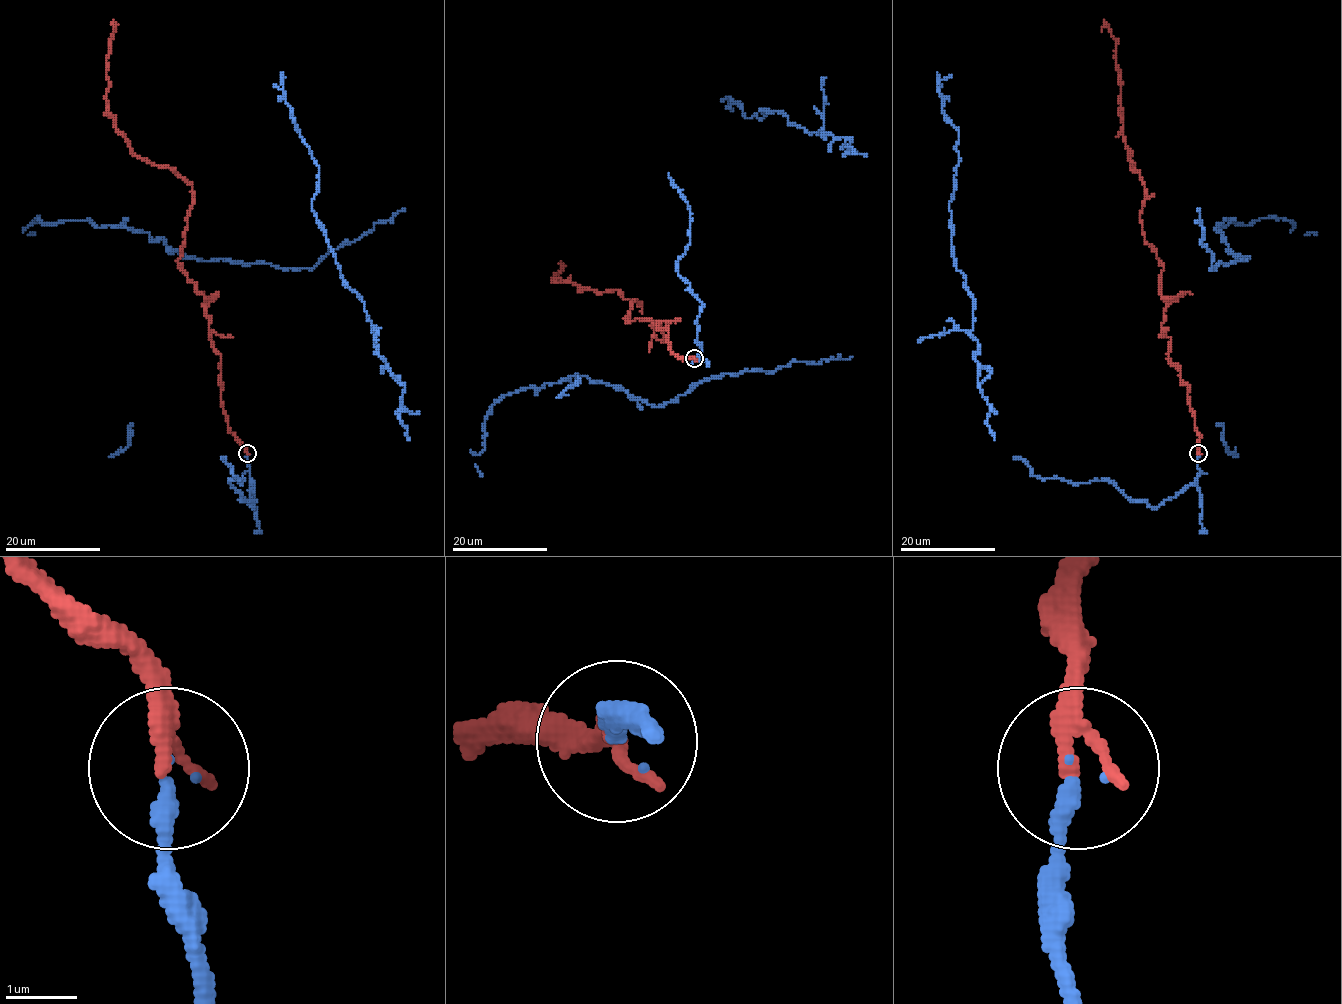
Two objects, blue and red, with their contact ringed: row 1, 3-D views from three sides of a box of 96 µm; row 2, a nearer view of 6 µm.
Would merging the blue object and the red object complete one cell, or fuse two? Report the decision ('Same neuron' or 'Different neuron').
Same neuron

